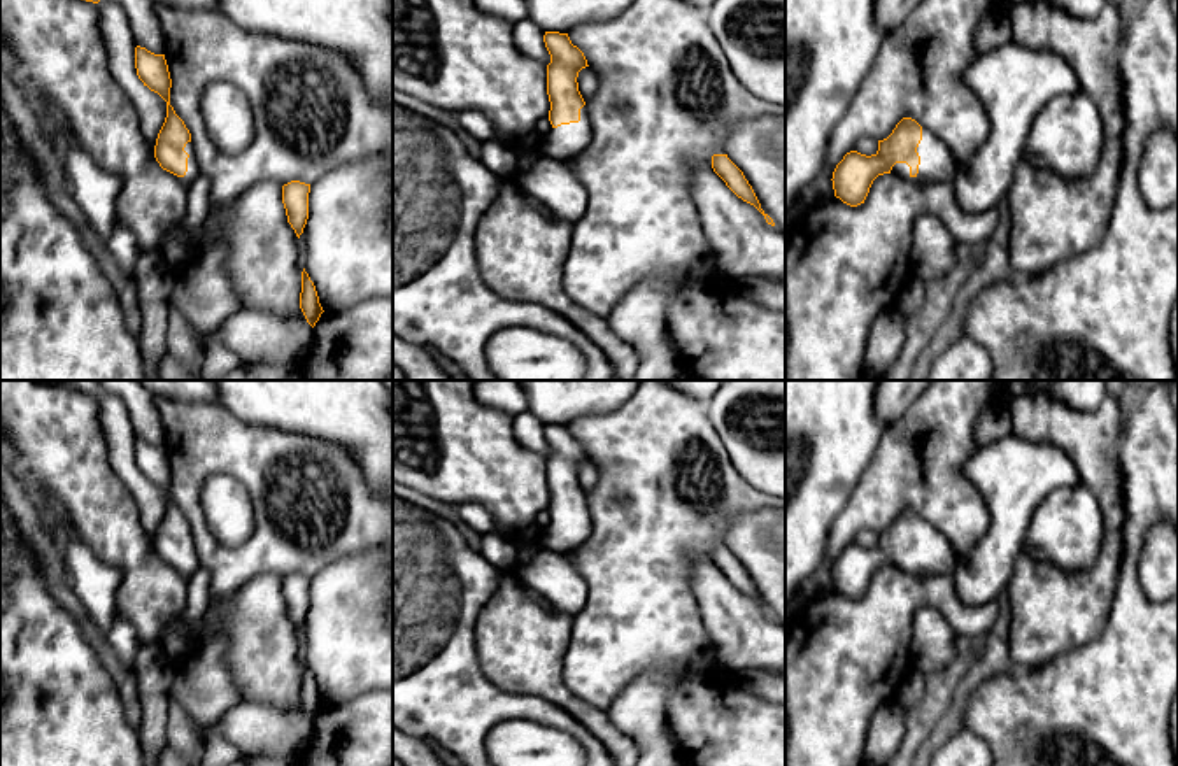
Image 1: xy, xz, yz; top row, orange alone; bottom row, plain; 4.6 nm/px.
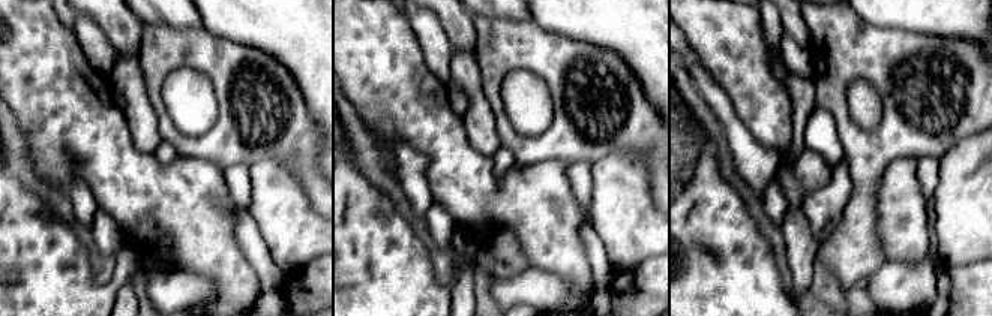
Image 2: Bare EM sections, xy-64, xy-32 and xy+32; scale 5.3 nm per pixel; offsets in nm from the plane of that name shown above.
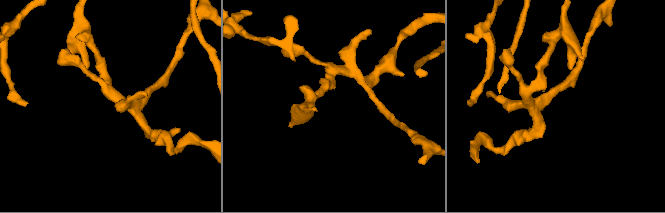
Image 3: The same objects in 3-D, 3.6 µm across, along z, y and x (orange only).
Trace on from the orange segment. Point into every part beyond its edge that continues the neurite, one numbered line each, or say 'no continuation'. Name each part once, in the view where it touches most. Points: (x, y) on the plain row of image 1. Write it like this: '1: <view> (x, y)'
1: yz (936, 556)

